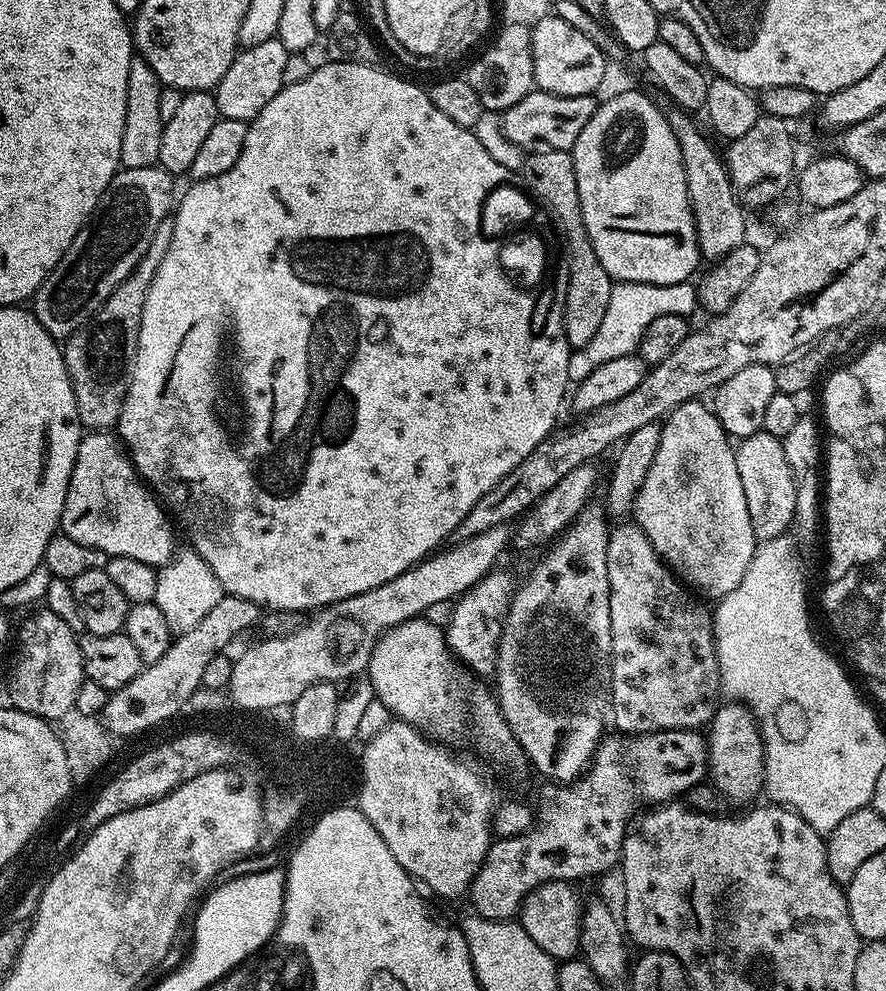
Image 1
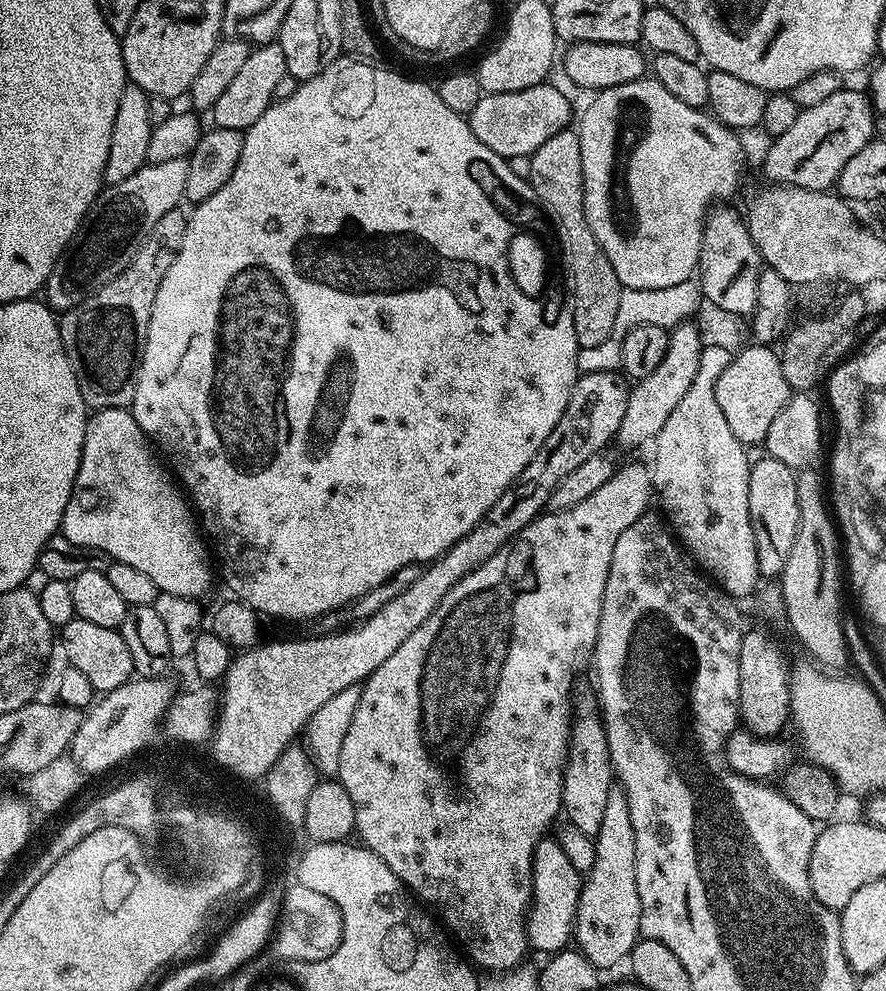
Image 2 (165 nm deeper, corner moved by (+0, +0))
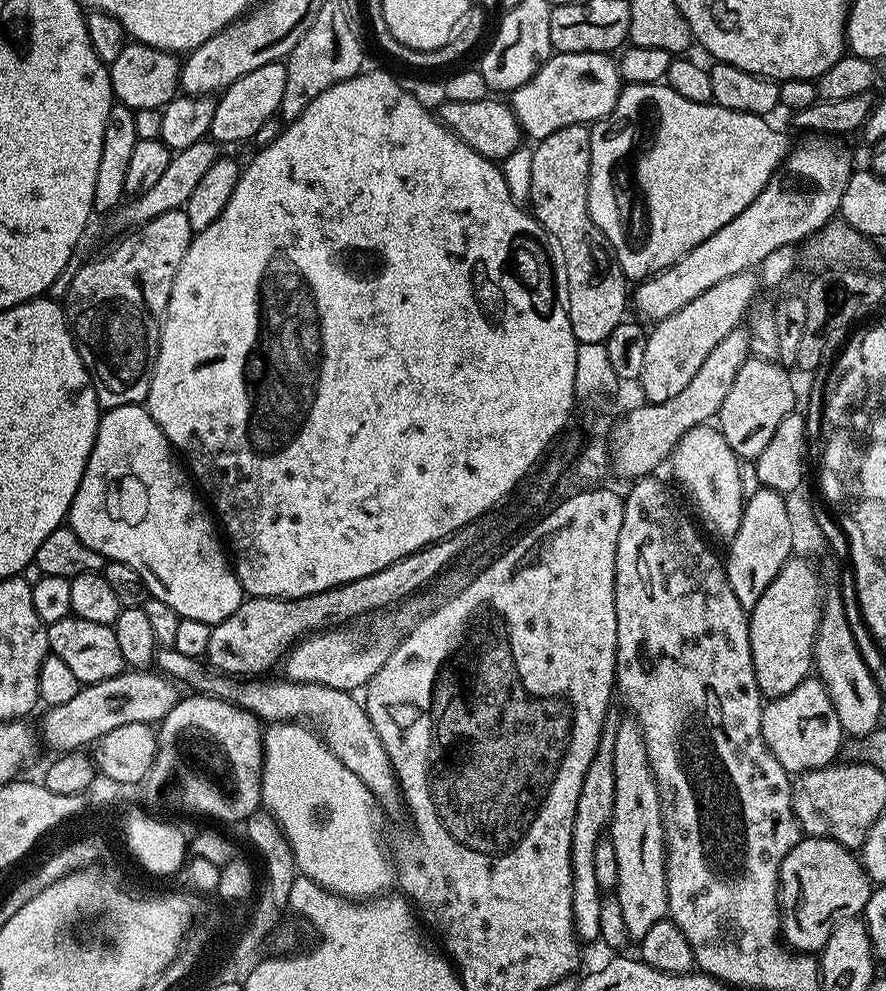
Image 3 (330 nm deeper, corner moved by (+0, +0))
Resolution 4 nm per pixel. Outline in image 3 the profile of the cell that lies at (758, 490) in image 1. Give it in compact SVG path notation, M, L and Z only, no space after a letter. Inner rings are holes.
M760 487L753 496L747 497L738 534L730 538L728 560L723 561L724 573L728 575L730 590L745 610L750 610L766 594L766 586L778 578L784 563L793 555L789 515L781 493Z

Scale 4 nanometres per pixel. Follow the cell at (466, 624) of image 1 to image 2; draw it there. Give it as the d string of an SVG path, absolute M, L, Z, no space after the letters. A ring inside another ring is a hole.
M647 463L624 464L621 468L619 465L619 467L613 471L609 480L602 486L598 486L598 490L594 490L594 494L590 494L590 498L578 502L578 506L570 506L570 510L566 510L565 512L545 511L543 514L537 516L536 519L529 522L514 539L507 540L485 564L480 564L478 570L466 574L466 578L462 578L457 582L446 594L446 598L442 598L442 602L434 610L434 614L430 614L430 618L426 618L426 622L422 622L422 626L418 626L418 630L414 630L414 634L410 634L410 638L406 638L406 642L402 642L402 646L398 646L398 650L394 650L394 654L390 654L390 658L386 658L386 662L382 662L382 666L378 666L378 670L374 670L371 676L363 681L362 687L360 688L360 701L358 702L357 710L354 711L354 718L351 719L346 738L343 739L340 768L338 771L338 781L346 788L354 804L354 818L356 819L355 835L358 837L359 843L363 844L365 848L370 849L374 854L378 854L378 858L382 858L382 862L386 862L386 866L390 866L390 870L394 870L396 877L404 883L405 888L408 889L409 893L411 893L417 901L427 905L427 907L439 917L442 924L442 919L444 919L445 925L443 924L443 927L447 929L449 933L452 931L453 934L456 935L457 941L455 940L455 943L462 949L463 955L467 957L477 969L483 970L483 968L485 968L488 974L509 972L511 968L521 967L521 965L525 963L524 955L530 952L526 917L532 902L532 859L536 853L536 848L540 845L540 841L549 835L550 829L557 823L556 815L559 817L562 812L560 799L562 798L562 782L564 781L564 763L568 760L568 741L570 739L570 700L568 704L568 691L572 688L572 672L582 671L587 664L589 667L590 661L593 659L596 651L598 626L600 625L600 615L602 614L602 598L604 597L606 578L610 570L610 558L614 558L614 546L618 543L618 537L622 535L622 530L626 530L626 526L631 526L640 515L649 511L651 504L648 503L650 503L651 500L654 500L654 489L652 487L652 474L649 465Z

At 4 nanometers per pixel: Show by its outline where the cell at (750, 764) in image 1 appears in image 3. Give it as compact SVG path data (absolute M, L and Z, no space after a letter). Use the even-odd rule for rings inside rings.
M793 555L782 566L778 578L766 586L766 594L750 609L748 629L754 674L761 693L768 698L790 694L794 686L809 679L814 668L812 647L816 645L826 584L820 581L811 562L803 555Z

